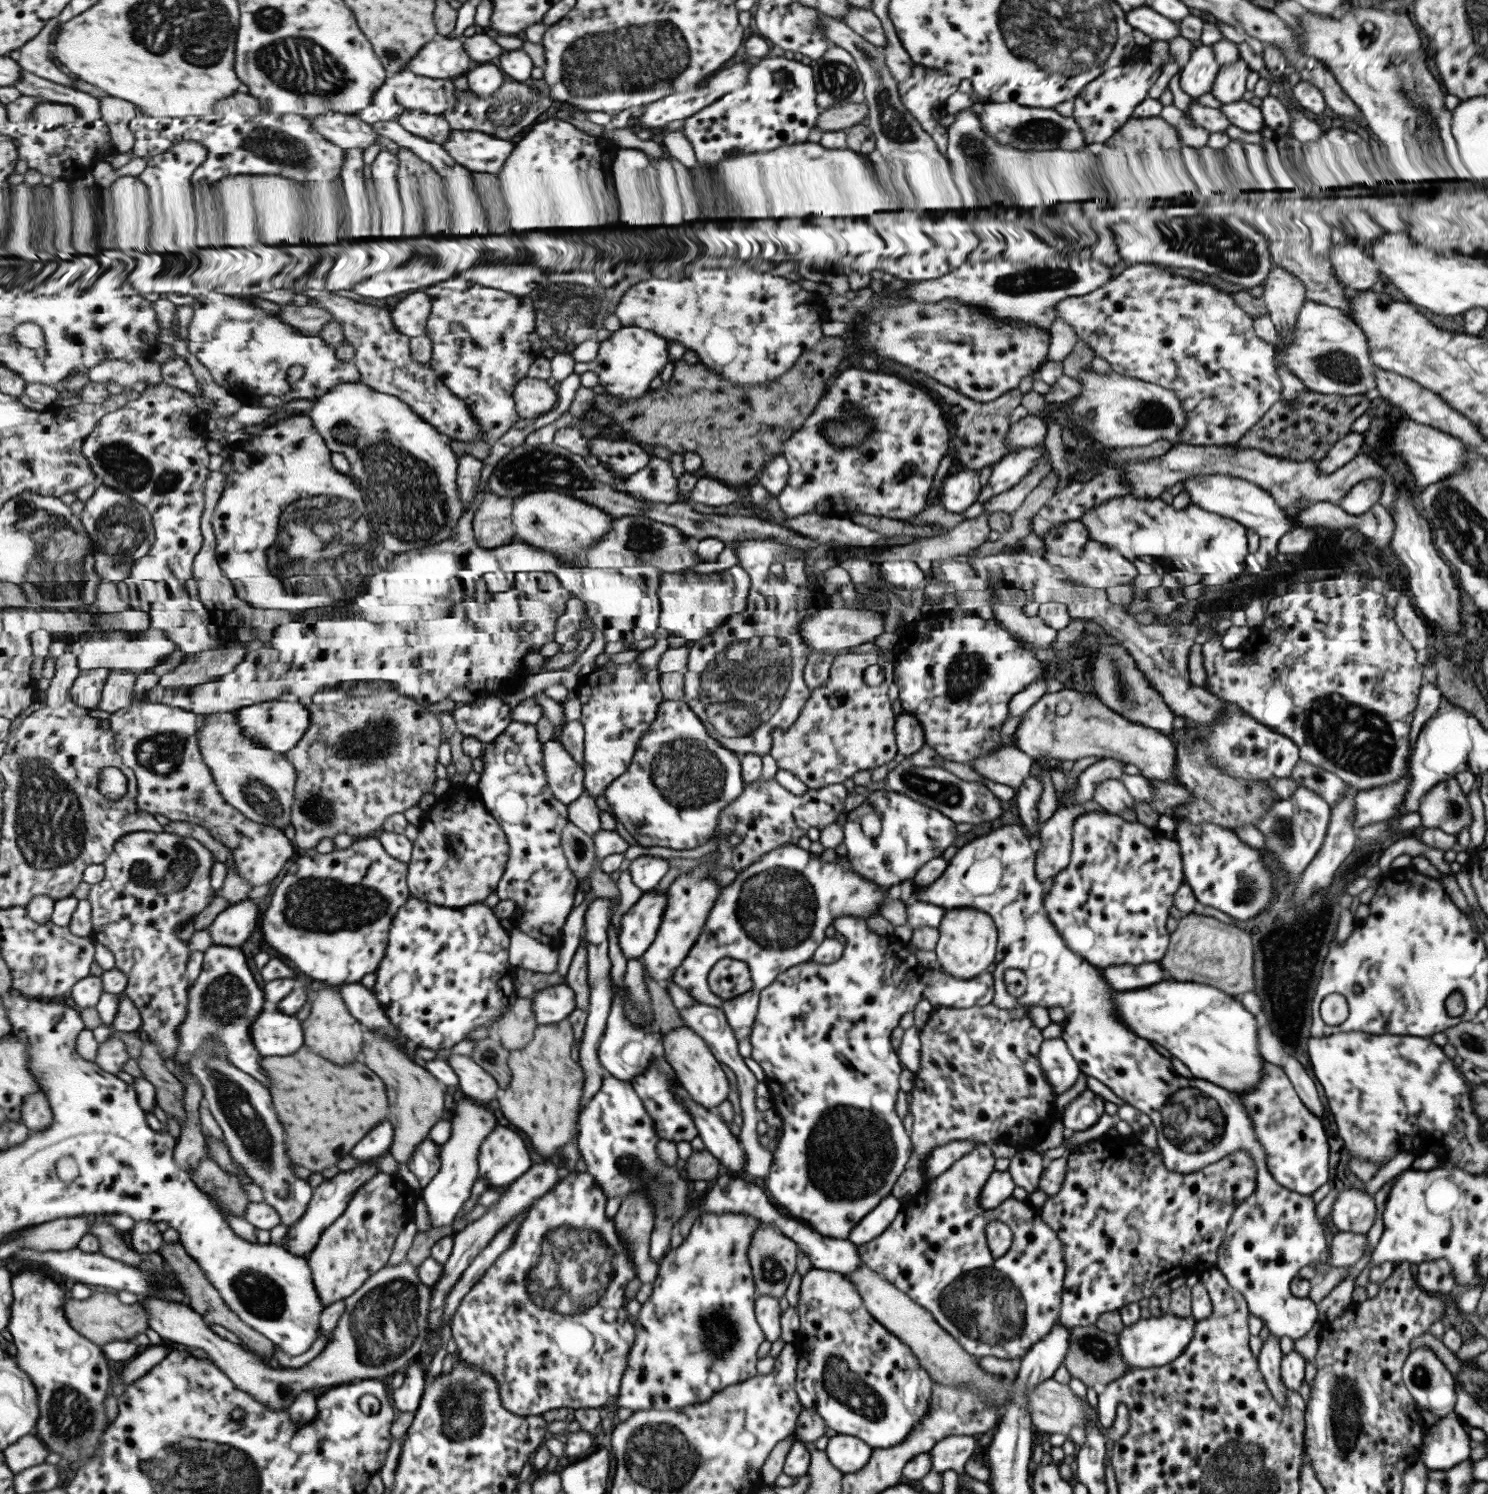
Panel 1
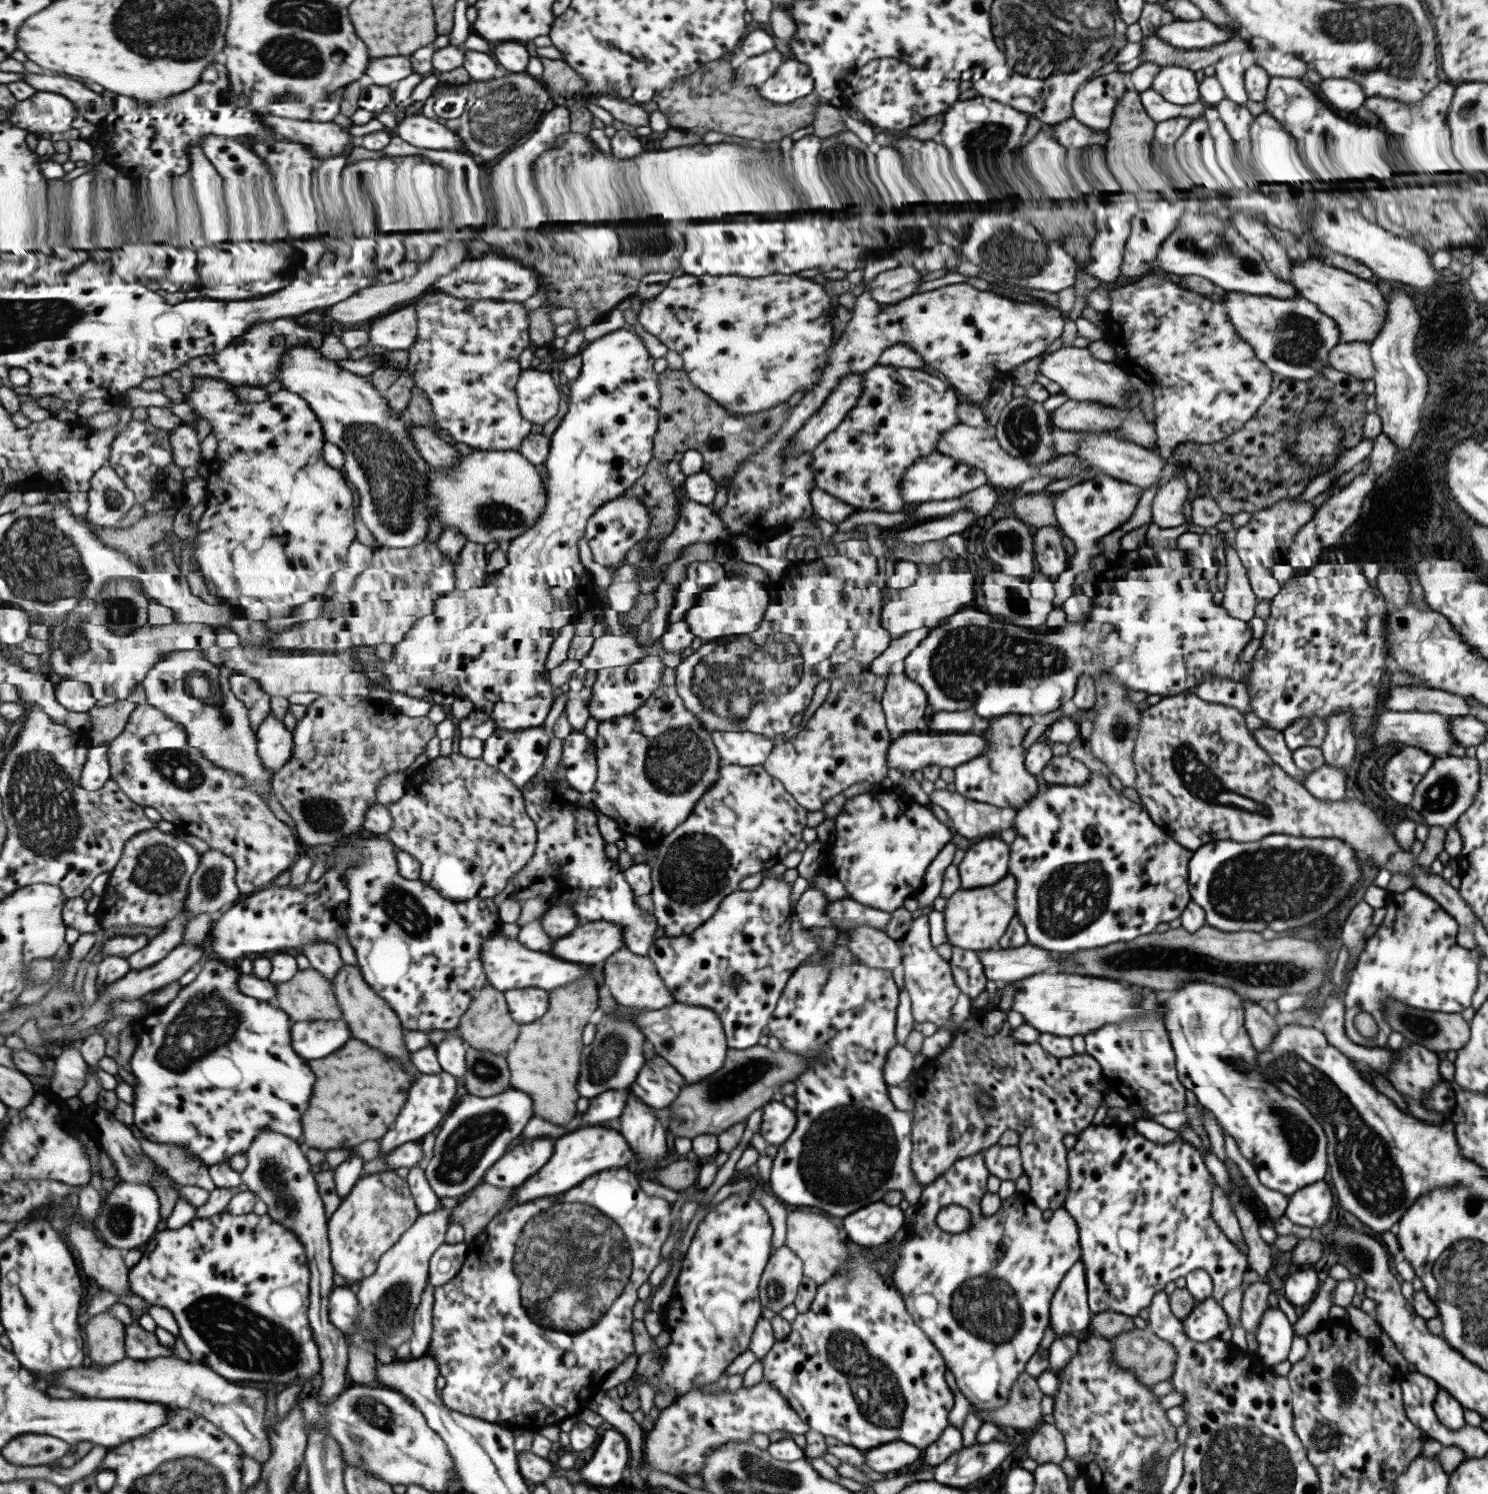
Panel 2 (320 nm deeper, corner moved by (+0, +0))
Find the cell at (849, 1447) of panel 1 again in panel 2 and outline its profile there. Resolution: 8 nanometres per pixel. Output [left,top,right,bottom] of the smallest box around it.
[860,1441,921,1473]

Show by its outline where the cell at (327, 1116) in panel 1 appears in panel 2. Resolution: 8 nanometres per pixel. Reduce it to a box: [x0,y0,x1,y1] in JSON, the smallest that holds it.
[303,1036,413,1152]

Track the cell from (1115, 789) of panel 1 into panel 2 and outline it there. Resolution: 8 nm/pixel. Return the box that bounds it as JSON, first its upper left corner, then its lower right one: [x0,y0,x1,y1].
[1040,755,1089,785]

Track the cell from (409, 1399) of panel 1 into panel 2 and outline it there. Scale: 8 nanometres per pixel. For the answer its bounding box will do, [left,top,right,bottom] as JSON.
[410,1284,436,1358]

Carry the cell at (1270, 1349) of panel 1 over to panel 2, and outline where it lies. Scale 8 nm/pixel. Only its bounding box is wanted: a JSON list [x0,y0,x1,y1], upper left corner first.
[1239,1281,1270,1332]

